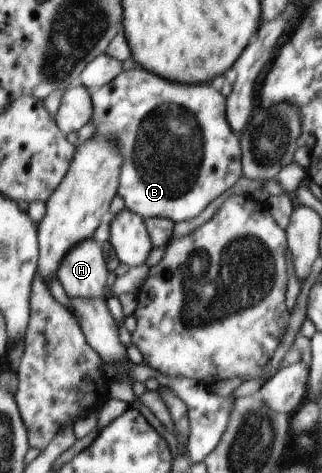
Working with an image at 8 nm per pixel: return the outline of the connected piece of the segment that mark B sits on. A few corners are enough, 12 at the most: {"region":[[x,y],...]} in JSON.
{"region":[[121,71],[89,93],[126,209],[196,218],[240,178],[224,96]]}

